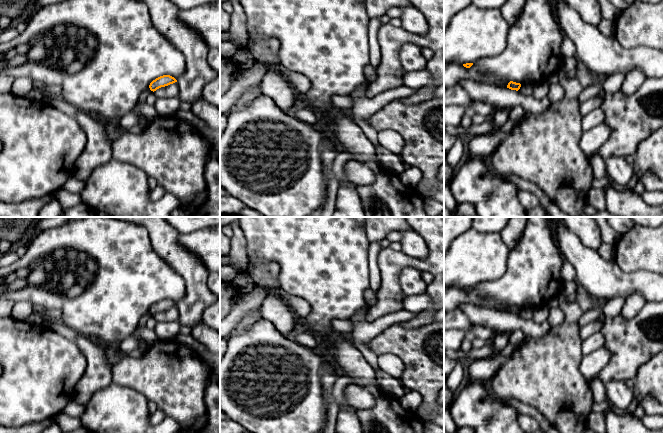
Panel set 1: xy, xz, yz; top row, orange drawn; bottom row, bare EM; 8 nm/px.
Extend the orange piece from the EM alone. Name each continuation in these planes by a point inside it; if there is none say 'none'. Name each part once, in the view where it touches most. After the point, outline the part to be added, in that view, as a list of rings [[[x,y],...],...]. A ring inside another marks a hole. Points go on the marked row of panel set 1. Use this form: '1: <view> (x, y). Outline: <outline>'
none

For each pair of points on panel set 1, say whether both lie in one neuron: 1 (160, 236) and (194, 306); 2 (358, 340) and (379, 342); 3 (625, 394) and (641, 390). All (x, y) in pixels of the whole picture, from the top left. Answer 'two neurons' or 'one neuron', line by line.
1: one neuron
2: two neurons
3: two neurons

